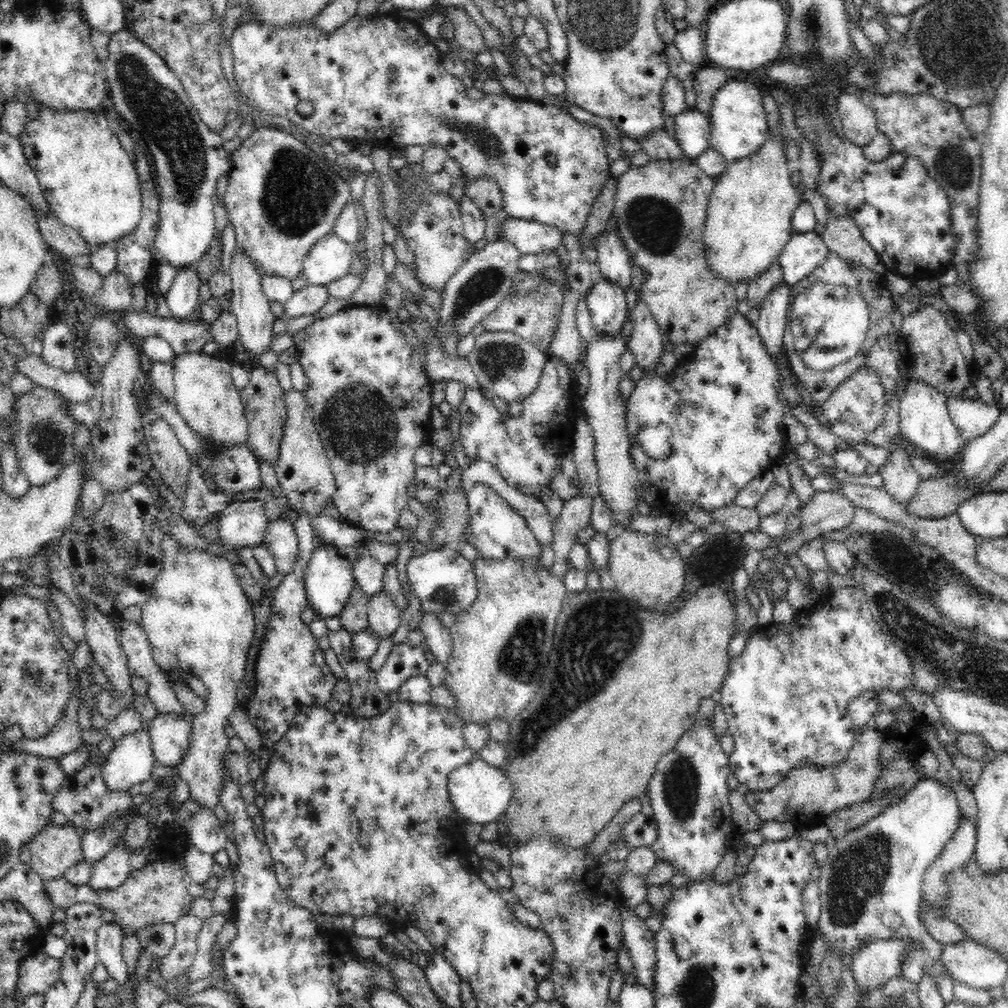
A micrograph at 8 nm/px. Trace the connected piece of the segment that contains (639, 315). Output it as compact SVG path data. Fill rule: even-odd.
M640 299L640 302L637 301L633 310L632 334L627 346L634 353L635 363L640 365L643 371L646 369L654 369L659 363L660 356L664 352L662 335L663 332L660 331L660 327L658 327L658 323L656 323L656 319L654 319L654 315L649 309L648 304L642 299Z

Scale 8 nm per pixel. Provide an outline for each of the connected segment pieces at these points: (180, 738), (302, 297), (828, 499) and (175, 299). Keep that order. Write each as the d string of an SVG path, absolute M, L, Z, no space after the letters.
M158 713L148 730L156 762L175 767L190 746L191 728L191 722L184 718Z
M310 285L294 291L292 296L283 304L282 317L273 322L273 337L276 334L286 334L286 324L290 318L303 314L314 314L328 302L329 292L324 285Z
M814 491L812 498L801 508L803 532L780 544L778 553L797 551L805 543L820 534L844 530L852 523L856 505L839 492Z
M196 266L184 269L177 273L168 292L164 295L170 312L176 320L187 320L199 306L200 277Z

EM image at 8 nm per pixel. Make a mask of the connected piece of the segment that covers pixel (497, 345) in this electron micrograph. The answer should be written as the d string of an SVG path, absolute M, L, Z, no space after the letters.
M484 331L476 336L475 345L467 354L472 370L476 376L475 384L482 386L502 404L511 401L524 401L539 386L546 364L545 350L522 339L516 333L508 331Z

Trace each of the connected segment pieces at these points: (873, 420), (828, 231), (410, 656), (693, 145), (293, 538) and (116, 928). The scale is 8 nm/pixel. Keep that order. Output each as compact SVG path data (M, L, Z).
M860 367L852 373L852 376L844 380L839 388L836 388L828 401L822 406L824 411L822 420L830 424L847 422L866 433L872 432L885 420L885 406L888 398L886 390L880 385L877 372L870 367Z
M830 214L821 237L829 252L837 254L848 264L861 264L881 276L887 273L887 268L882 264L879 255L870 243L864 240L861 230L849 216Z
M408 641L394 645L384 666L375 674L377 687L388 695L412 676L426 676L430 665L425 656L420 645L412 646Z
M688 108L676 115L674 122L676 141L686 155L695 158L710 148L709 115L696 108Z
M276 518L270 522L264 544L270 549L270 554L276 563L276 572L285 576L292 572L298 556L299 541L295 526L288 518Z
M116 922L102 924L98 928L97 954L99 960L106 965L108 976L114 978L121 987L128 978L128 966L122 956L124 930Z

